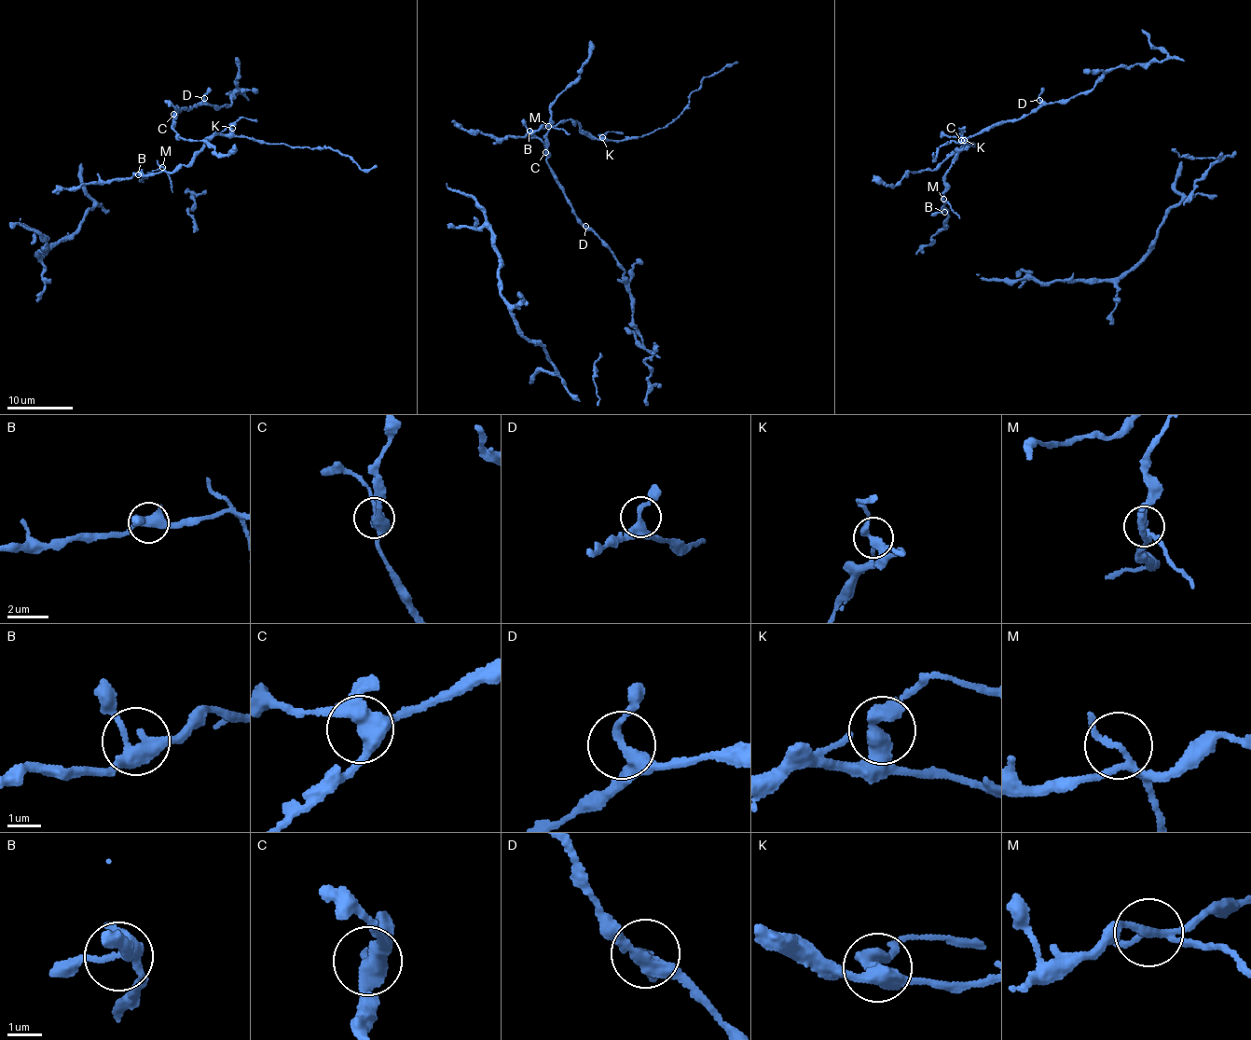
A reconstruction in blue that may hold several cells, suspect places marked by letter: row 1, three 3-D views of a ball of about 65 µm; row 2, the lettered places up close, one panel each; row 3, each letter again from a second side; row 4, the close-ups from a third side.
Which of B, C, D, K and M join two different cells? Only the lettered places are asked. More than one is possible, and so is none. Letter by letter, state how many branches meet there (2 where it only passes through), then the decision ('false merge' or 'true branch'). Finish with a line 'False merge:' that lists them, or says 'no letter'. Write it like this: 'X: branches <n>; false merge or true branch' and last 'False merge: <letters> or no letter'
B: branches 3; true branch
C: branches 4; true branch
D: branches 3; true branch
K: branches 2; true branch
M: branches 3; true branch
False merge: no letter

